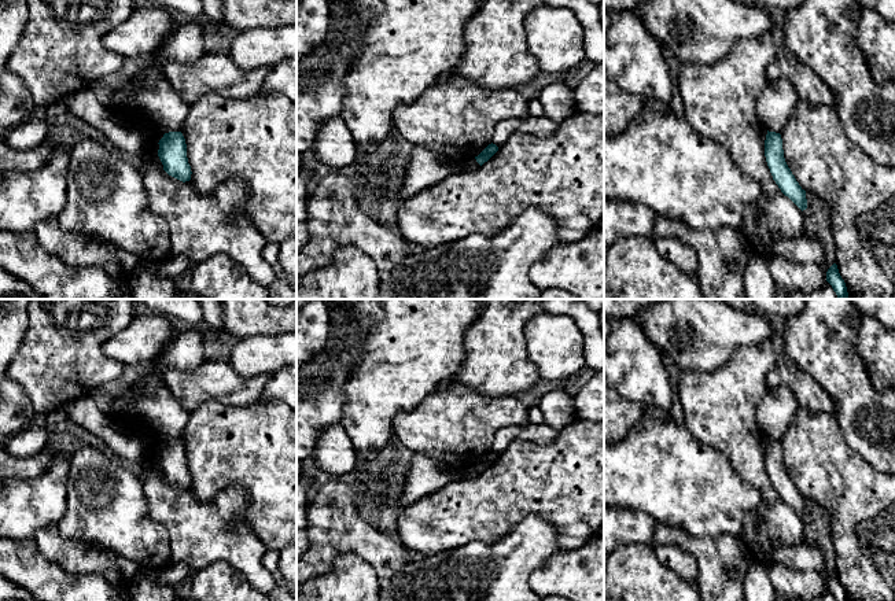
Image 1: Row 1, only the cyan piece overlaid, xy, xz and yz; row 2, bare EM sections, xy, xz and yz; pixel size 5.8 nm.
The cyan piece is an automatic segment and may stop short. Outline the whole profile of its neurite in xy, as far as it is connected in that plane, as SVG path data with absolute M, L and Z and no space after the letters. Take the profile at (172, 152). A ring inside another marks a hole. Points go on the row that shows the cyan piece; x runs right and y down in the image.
M165 133L158 144L158 156L163 165L163 170L183 182L189 181L192 172L188 163L187 144L183 133Z

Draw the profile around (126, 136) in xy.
M91 88L66 96L62 102L69 115L99 130L121 154L130 159L141 154L146 128L100 104Z

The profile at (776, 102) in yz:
M788 78L766 85L758 97L758 115L769 132L781 133L799 102L798 92Z

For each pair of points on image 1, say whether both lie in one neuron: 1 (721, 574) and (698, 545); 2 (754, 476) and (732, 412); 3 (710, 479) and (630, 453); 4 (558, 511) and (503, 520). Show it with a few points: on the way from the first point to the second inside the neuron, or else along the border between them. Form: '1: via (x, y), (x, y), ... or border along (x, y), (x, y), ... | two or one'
1: via (719, 567), (704, 552) | one
2: via (747, 460), (743, 443), (732, 428) | one
3: via (691, 479), (676, 479), (659, 468), (649, 468) | one
4: via (544, 505), (516, 507) | one

